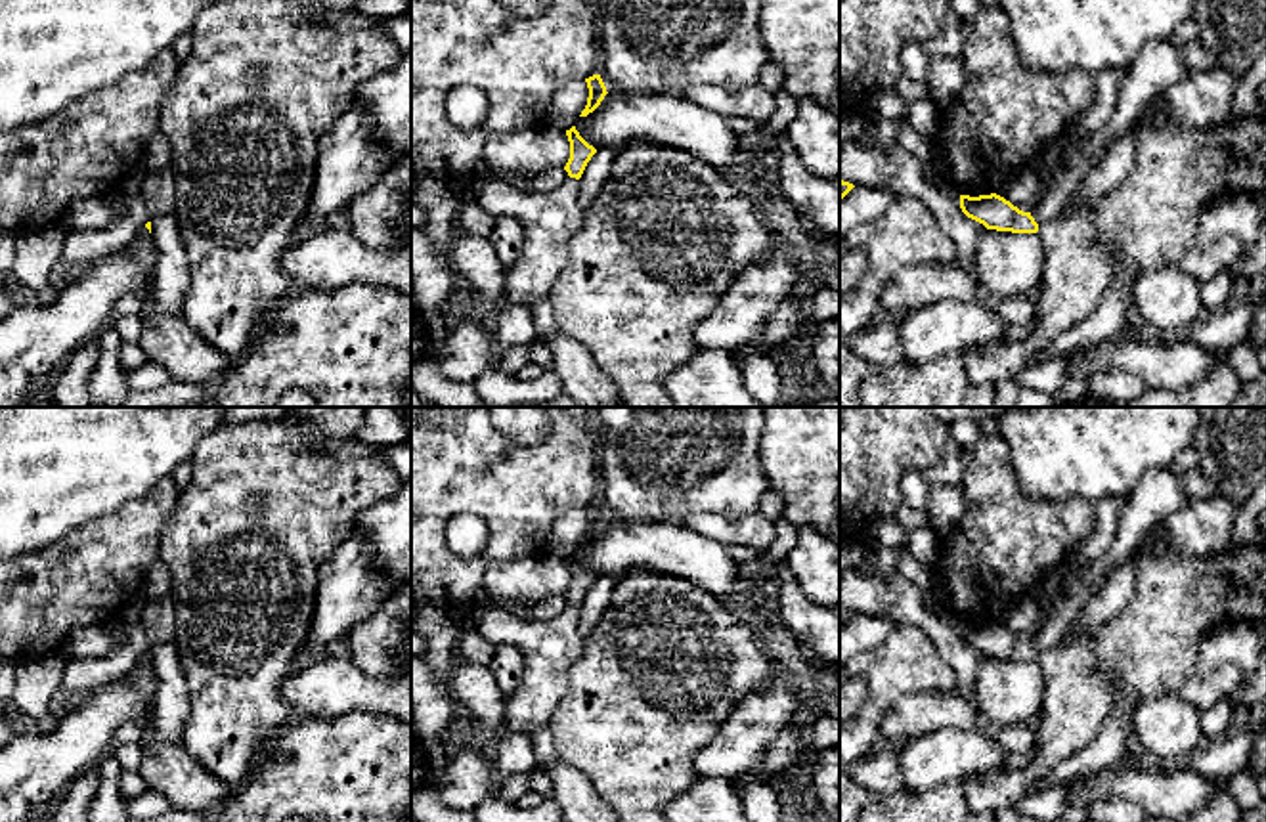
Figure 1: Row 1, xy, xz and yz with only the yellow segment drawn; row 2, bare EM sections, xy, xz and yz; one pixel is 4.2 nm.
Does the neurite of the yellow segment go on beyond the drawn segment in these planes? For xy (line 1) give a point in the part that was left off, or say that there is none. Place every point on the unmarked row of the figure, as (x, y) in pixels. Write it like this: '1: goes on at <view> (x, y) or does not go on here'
1: does not go on here

